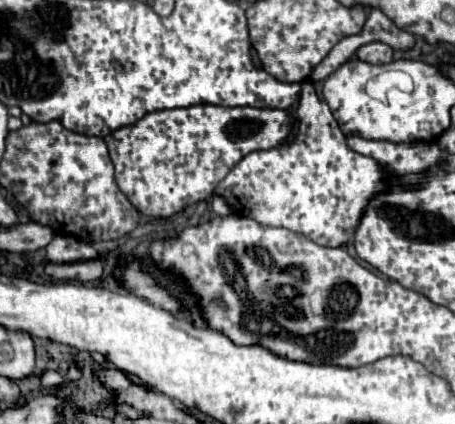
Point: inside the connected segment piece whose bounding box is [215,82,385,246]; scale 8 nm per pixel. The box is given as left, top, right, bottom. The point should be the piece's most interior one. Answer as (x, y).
(315, 185)

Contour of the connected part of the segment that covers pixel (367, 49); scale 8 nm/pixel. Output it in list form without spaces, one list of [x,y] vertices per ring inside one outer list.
[[[371,42],[357,50],[357,58],[371,64],[387,64],[393,60],[393,48],[383,42]]]

